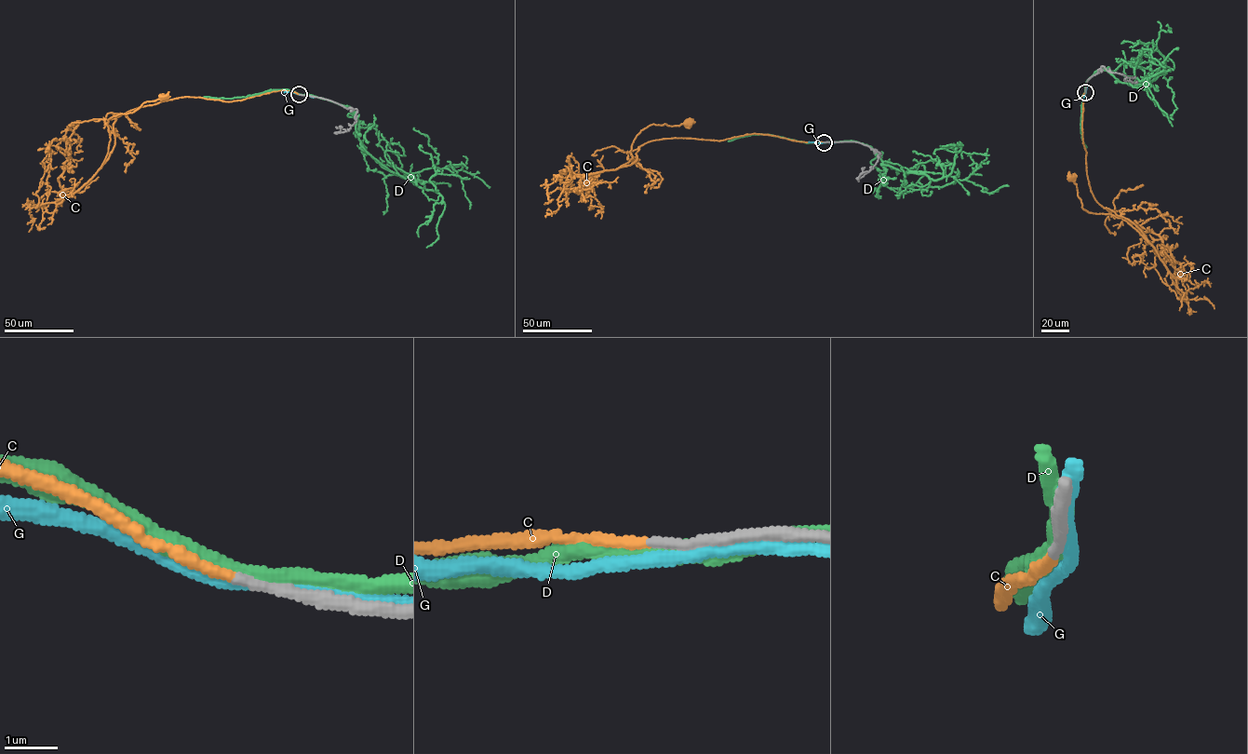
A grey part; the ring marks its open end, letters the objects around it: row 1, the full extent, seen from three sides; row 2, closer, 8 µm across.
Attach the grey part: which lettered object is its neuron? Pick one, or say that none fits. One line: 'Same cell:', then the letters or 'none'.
Same cell: C

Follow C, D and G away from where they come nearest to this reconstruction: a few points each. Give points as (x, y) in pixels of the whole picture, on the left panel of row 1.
C: (299, 94), (139, 107), (114, 118), (114, 145), (101, 167), (108, 118), (163, 98)
D: (301, 94), (349, 106), (360, 148), (388, 169), (436, 192), (430, 181), (433, 159), (422, 147)
G: (301, 95), (284, 92)

